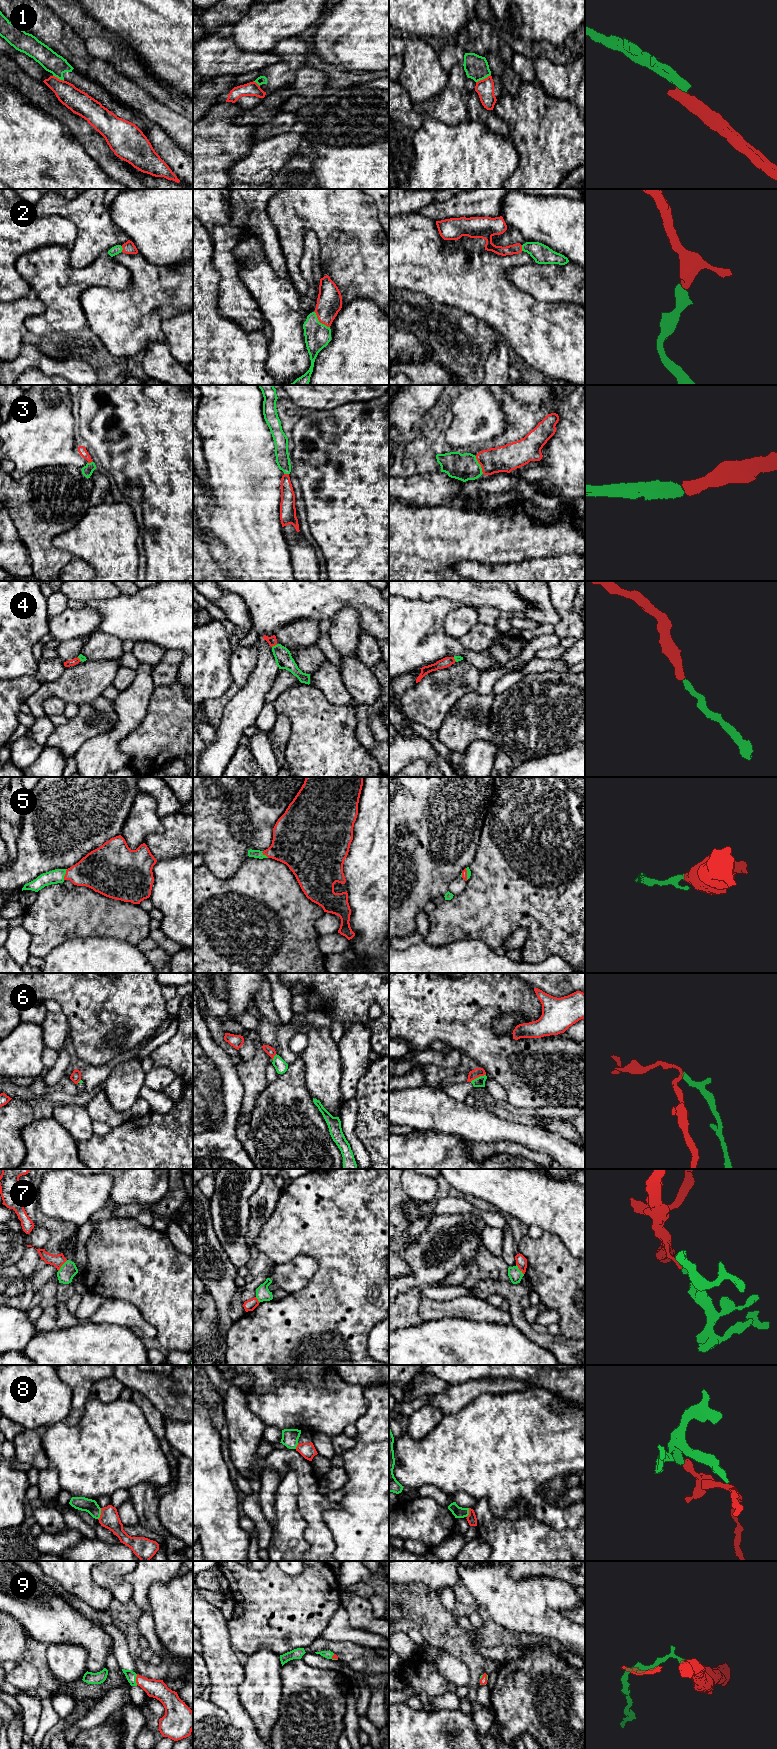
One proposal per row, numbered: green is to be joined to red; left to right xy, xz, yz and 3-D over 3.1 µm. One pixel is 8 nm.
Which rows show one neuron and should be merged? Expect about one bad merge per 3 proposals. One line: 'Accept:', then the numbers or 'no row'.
Accept: 2, 3, 4, 5, 9

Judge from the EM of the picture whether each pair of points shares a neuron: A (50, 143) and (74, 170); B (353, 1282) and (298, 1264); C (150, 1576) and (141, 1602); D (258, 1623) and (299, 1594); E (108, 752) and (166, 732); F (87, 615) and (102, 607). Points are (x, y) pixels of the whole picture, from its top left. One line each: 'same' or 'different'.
A: same
B: different
C: same
D: same
E: different
F: different

